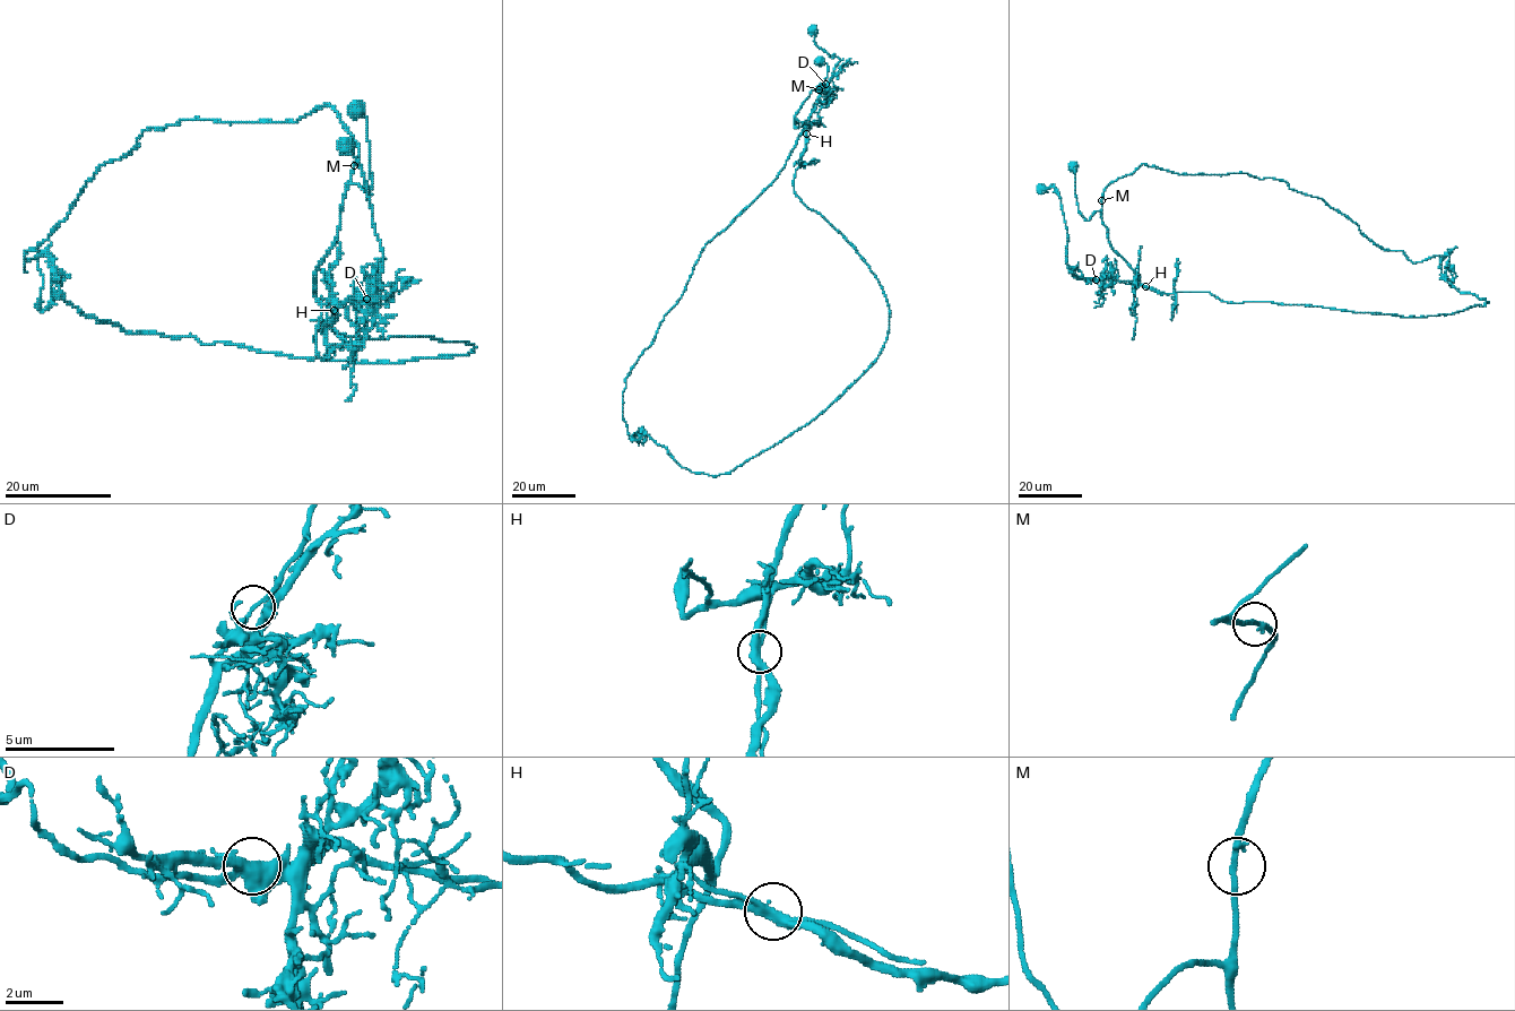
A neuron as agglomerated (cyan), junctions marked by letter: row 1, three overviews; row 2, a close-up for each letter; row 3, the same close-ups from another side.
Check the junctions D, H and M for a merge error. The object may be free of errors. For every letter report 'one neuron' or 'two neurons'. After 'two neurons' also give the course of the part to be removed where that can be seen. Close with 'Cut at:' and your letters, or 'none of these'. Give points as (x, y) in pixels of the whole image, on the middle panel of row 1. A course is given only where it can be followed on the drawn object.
D: one neuron
H: two neurons; course (806, 134), (795, 113), (819, 89), (778, 176), (707, 244), (625, 379), (628, 434), (645, 434)
M: one neuron
Cut at: H

